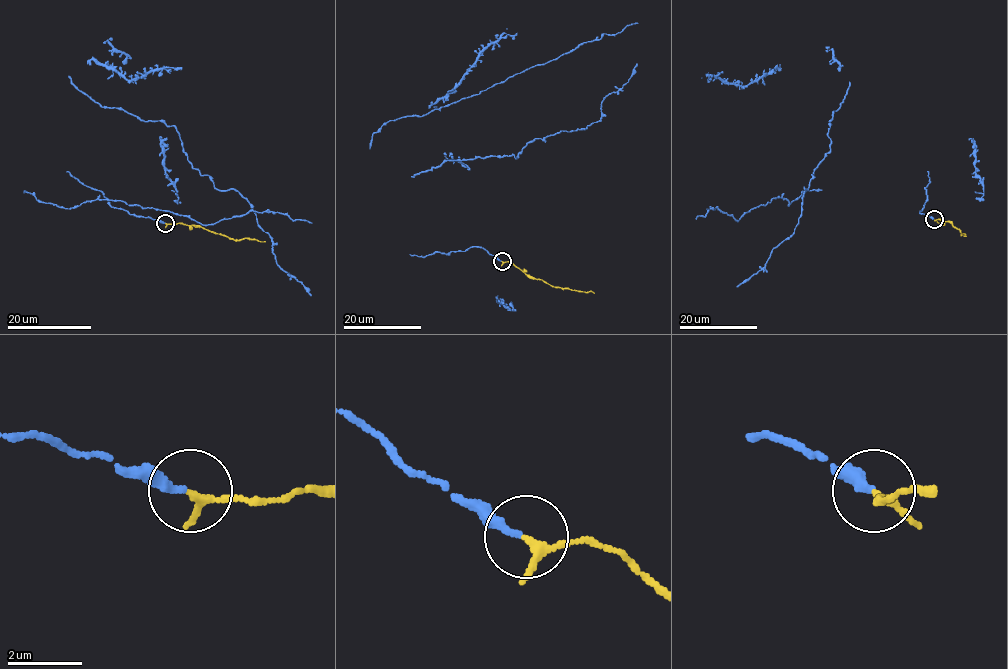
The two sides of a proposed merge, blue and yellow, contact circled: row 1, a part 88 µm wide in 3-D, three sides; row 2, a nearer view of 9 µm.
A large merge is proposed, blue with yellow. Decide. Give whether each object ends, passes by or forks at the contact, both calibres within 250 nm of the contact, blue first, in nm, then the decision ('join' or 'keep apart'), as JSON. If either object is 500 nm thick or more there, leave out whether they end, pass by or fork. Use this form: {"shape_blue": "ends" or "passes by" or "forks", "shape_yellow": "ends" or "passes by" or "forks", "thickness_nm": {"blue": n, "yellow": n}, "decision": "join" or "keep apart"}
{"shape_blue": "ends", "shape_yellow": "passes by", "thickness_nm": {"blue": 240, "yellow": 170}, "decision": "join"}

